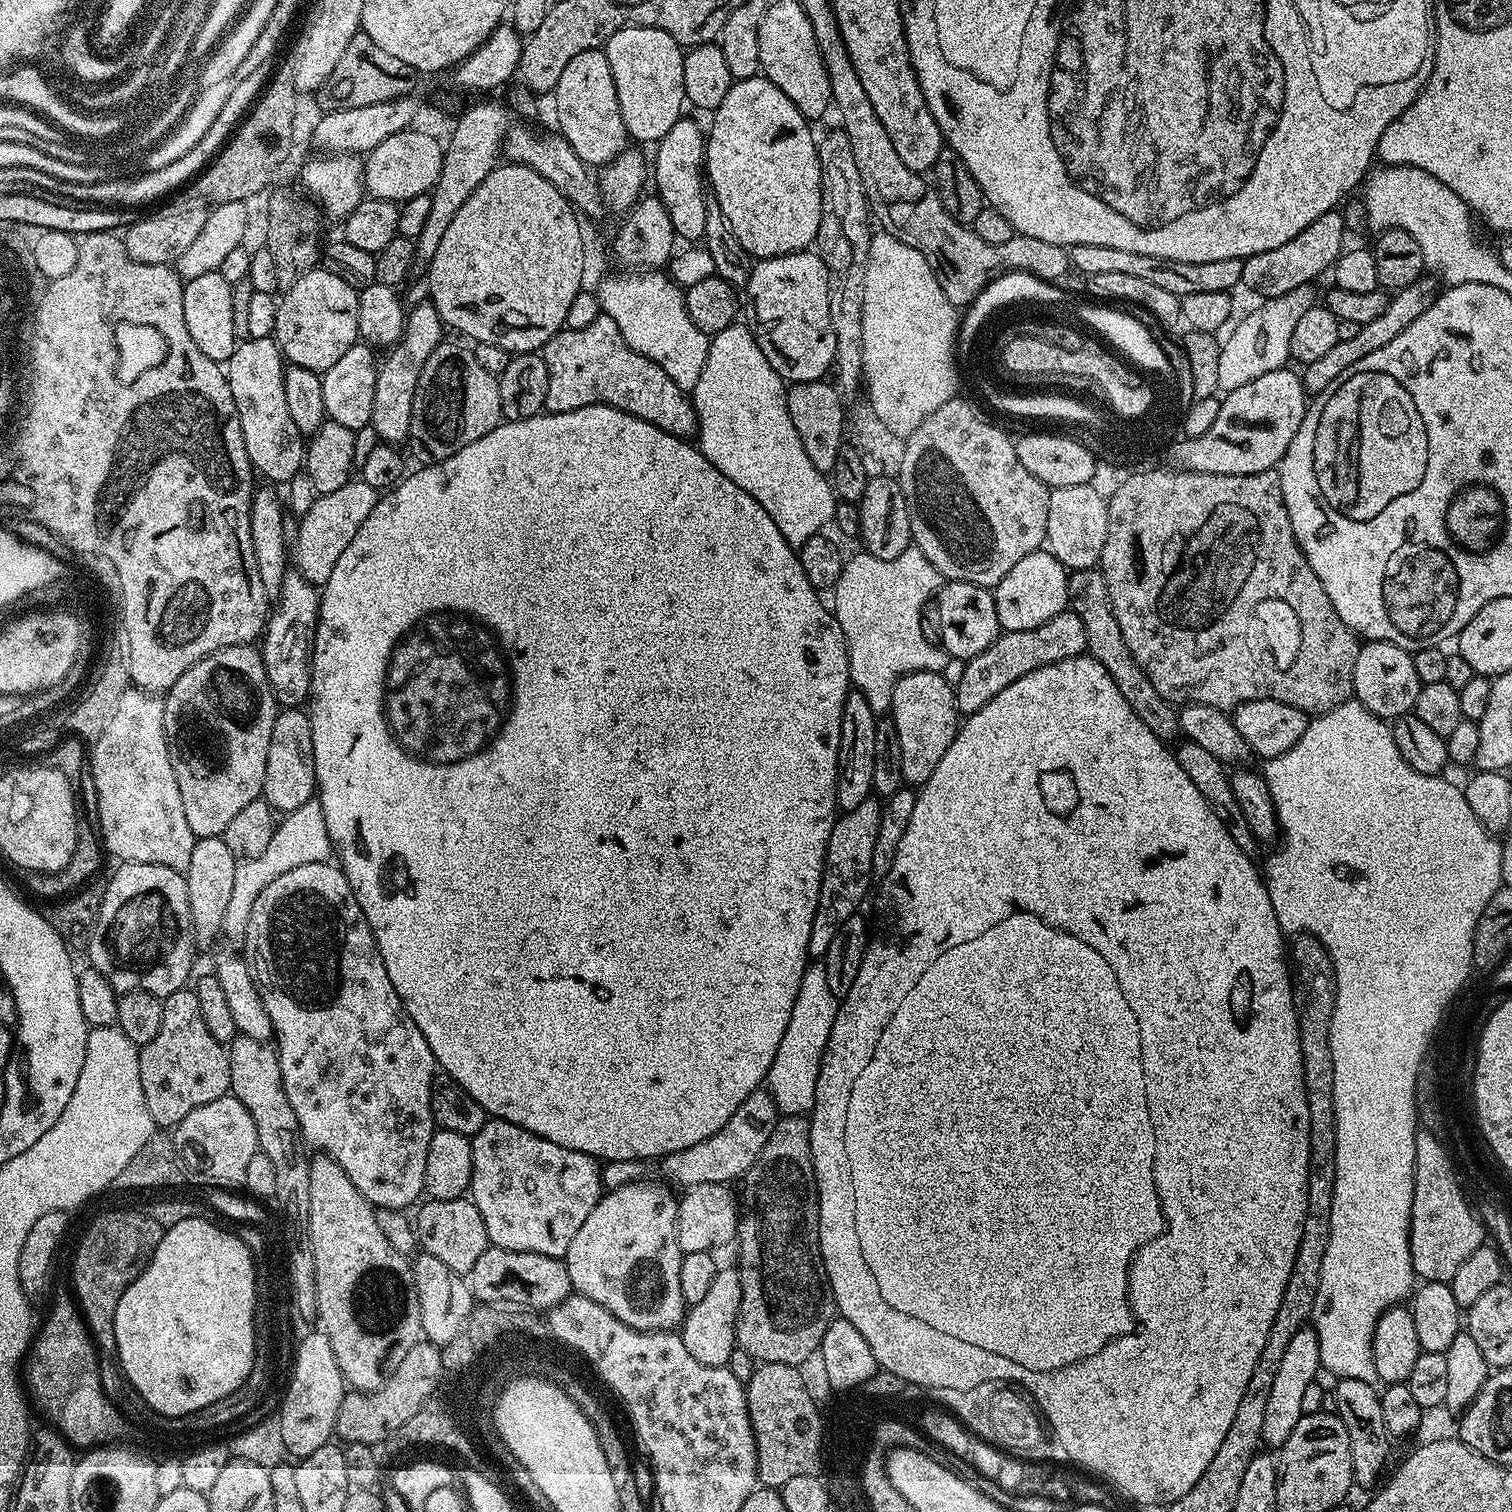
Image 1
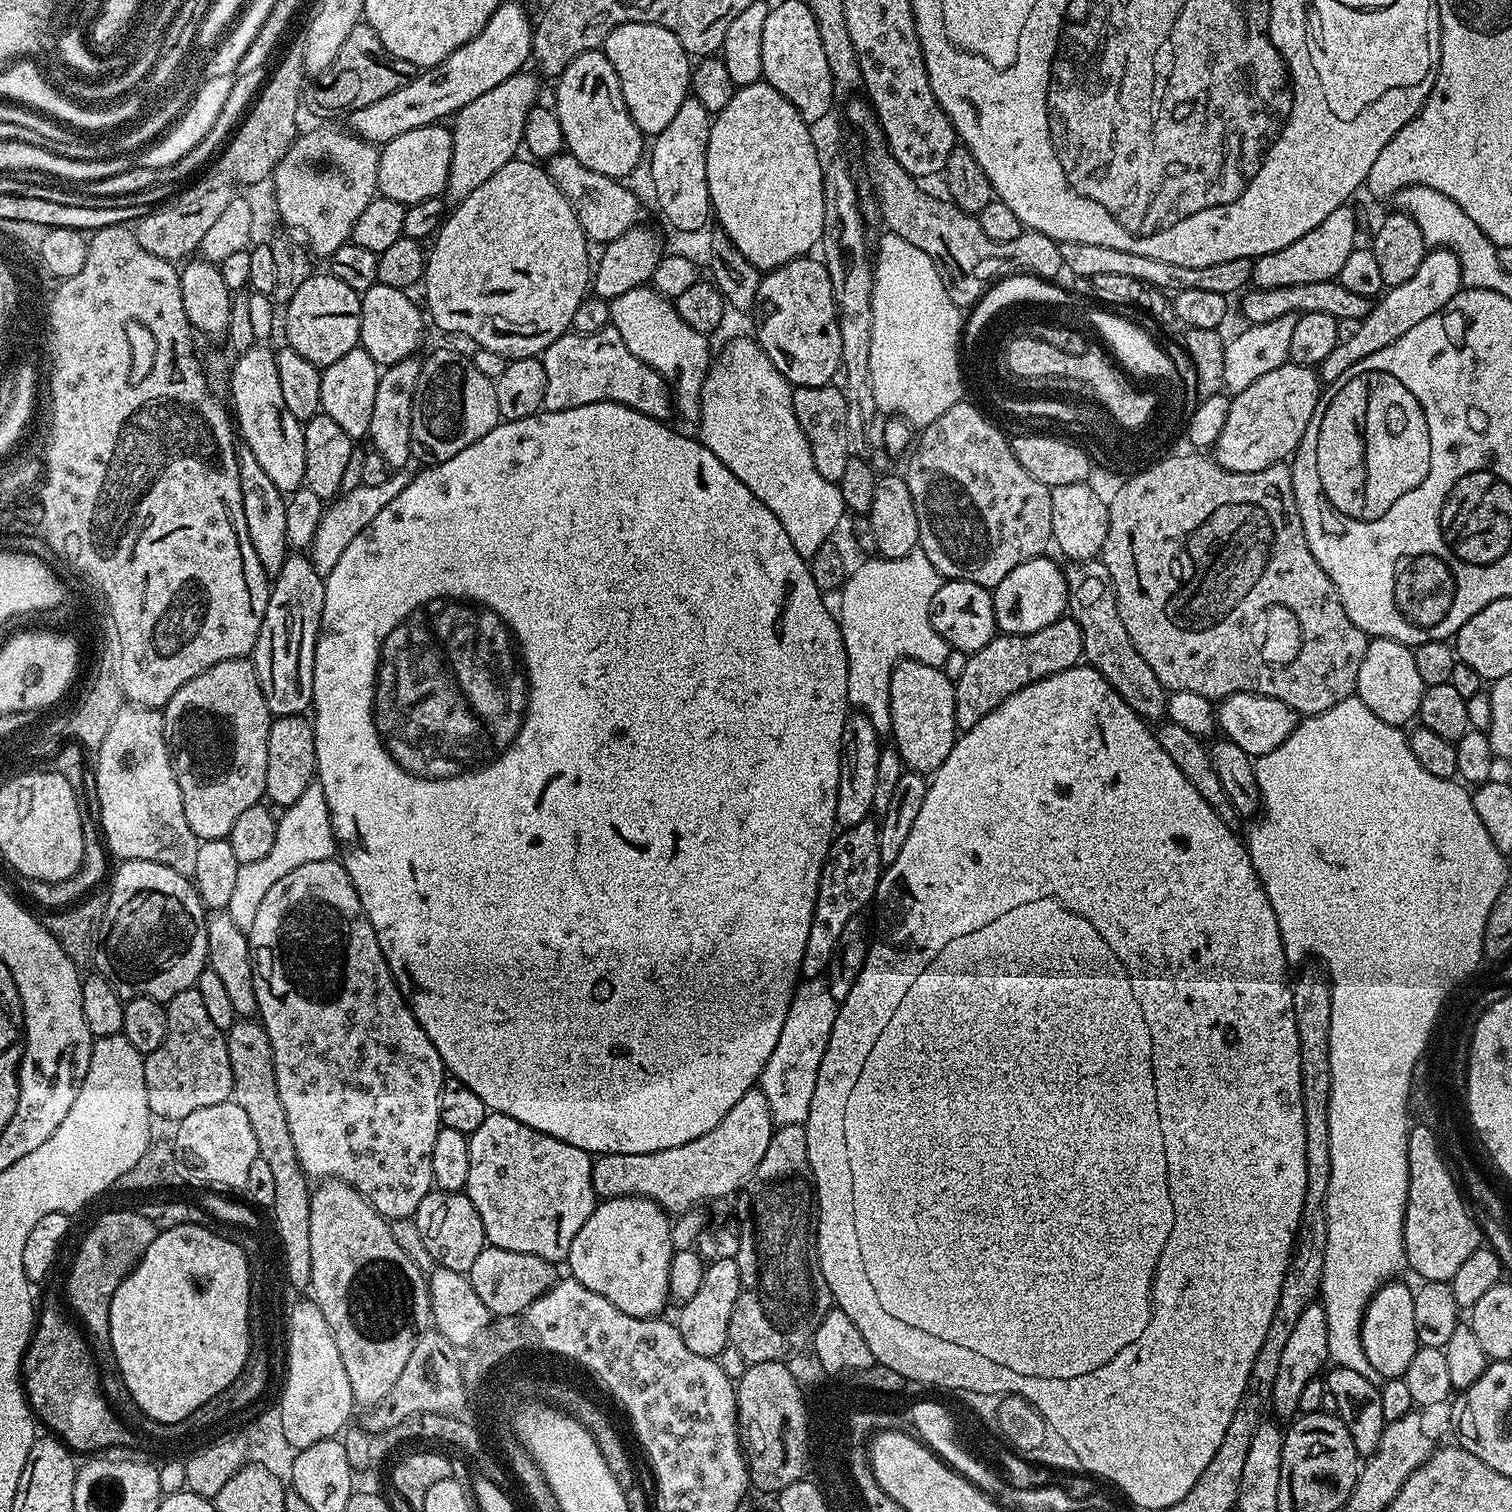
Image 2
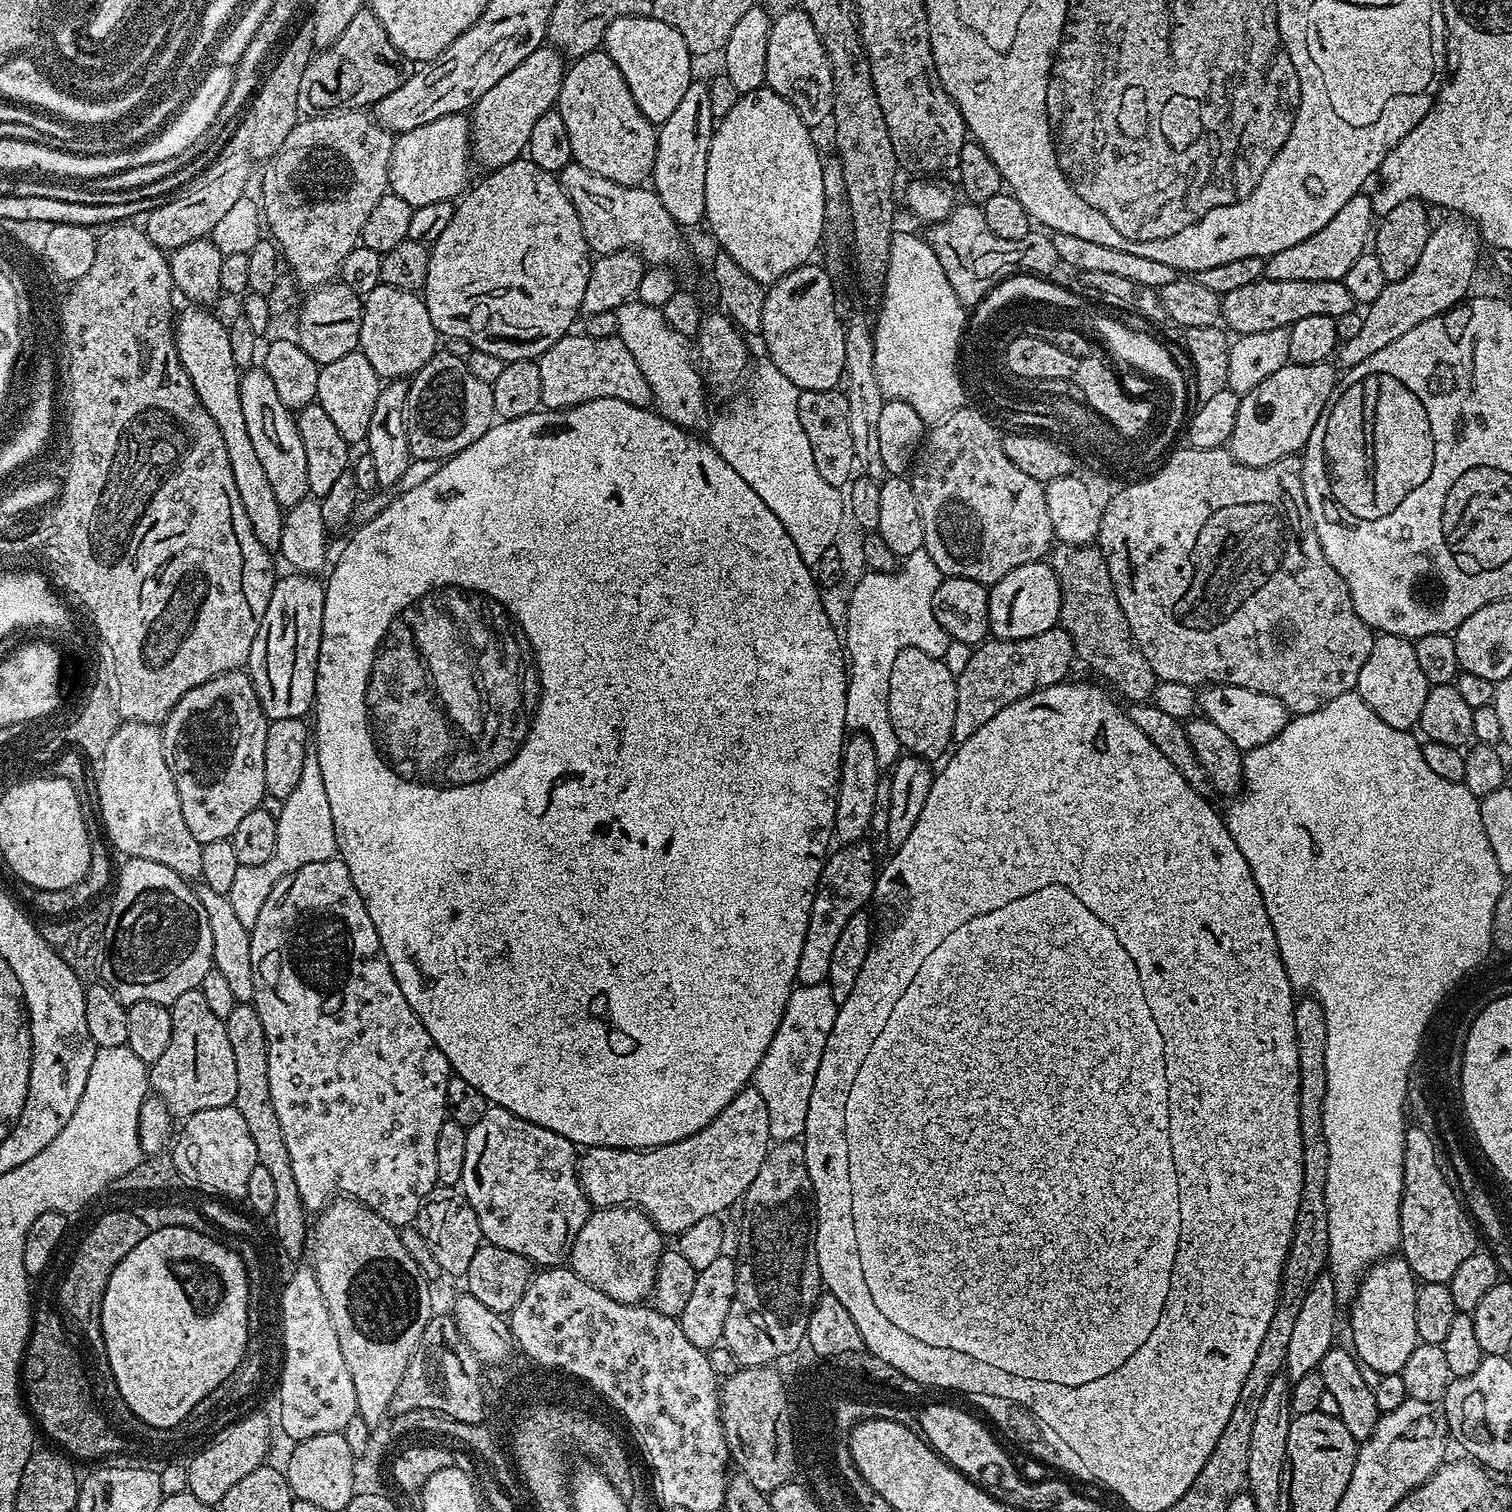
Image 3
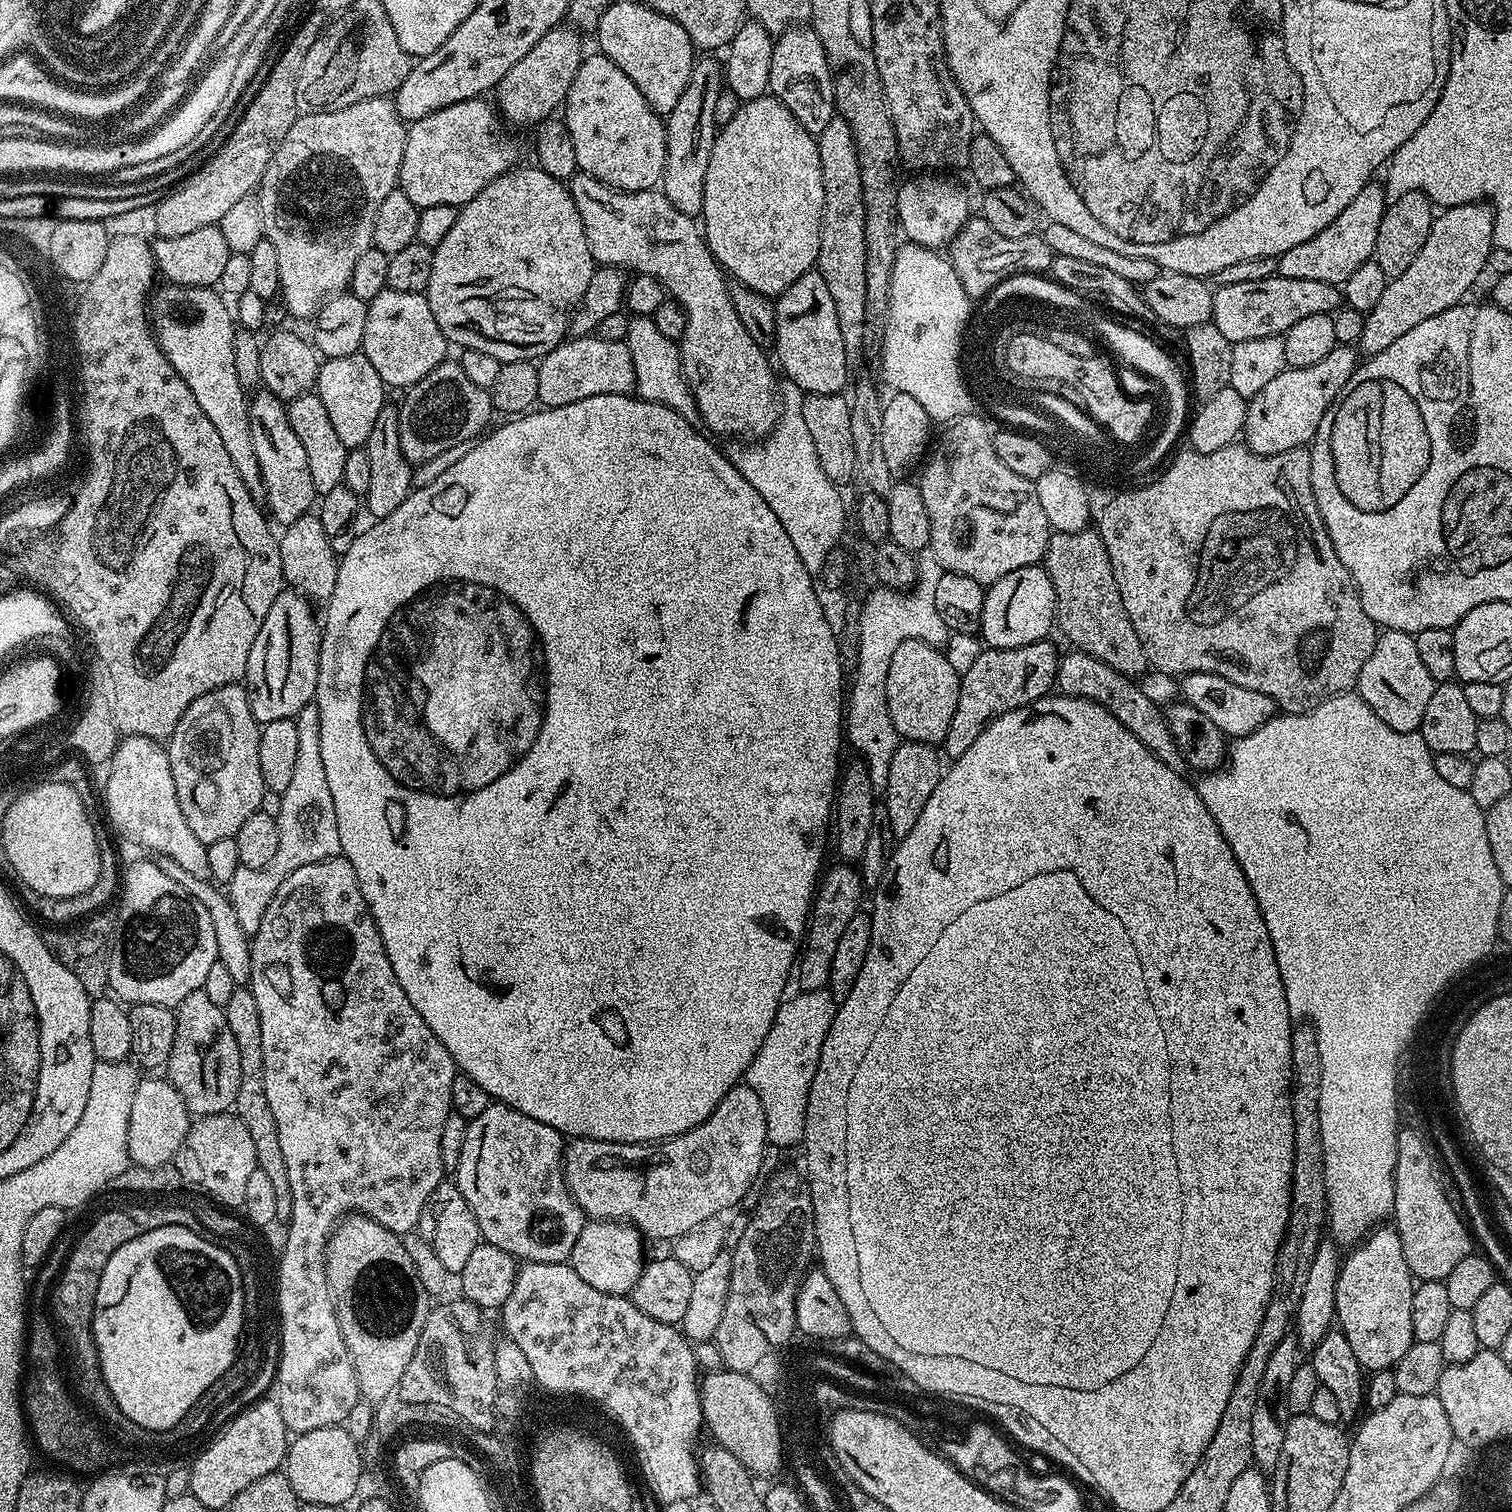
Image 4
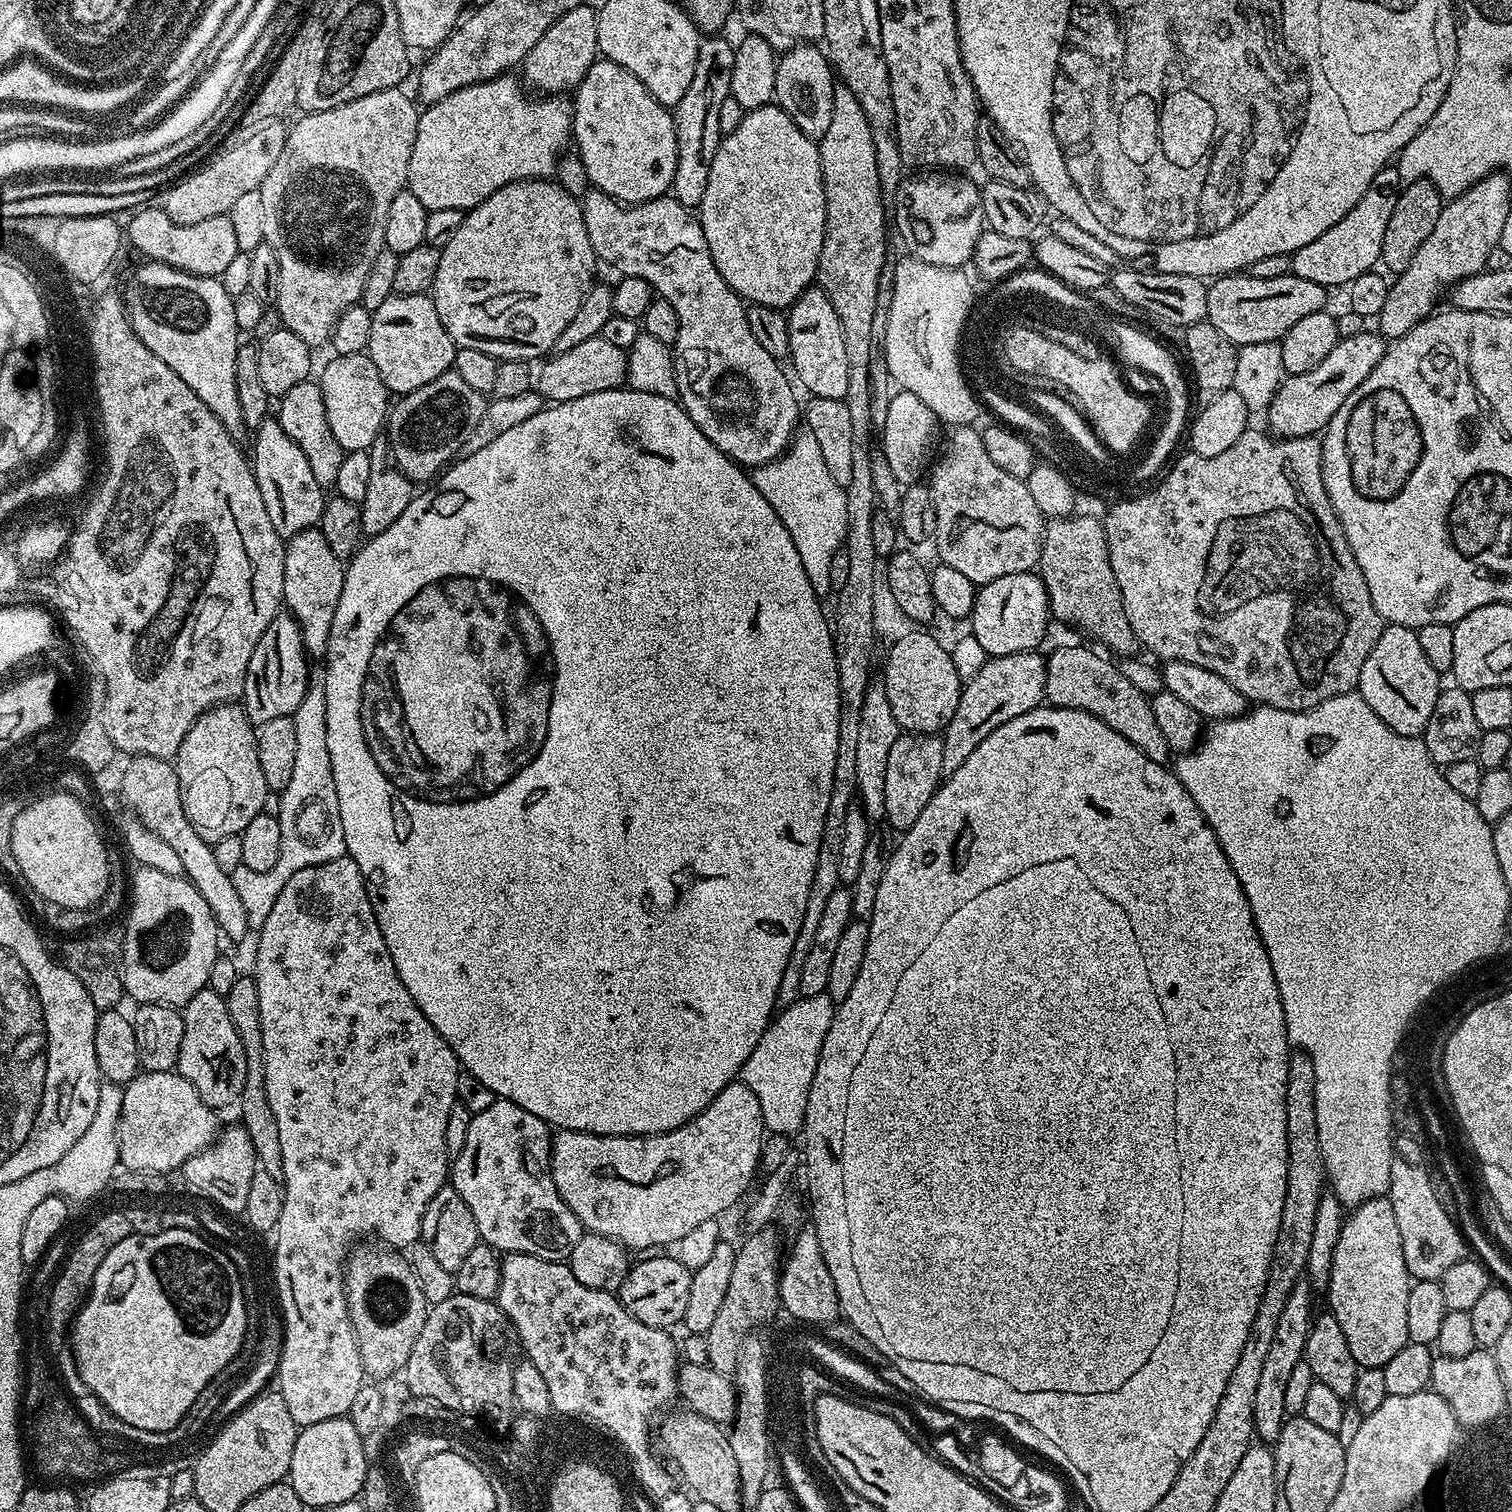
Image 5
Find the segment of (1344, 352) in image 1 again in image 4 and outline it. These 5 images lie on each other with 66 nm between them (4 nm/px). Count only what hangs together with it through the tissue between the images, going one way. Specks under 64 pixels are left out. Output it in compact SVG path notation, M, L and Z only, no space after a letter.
M1477 202L1443 209L1433 219L1430 238L1426 238L1426 246L1418 250L1418 258L1410 262L1404 273L1389 279L1382 298L1374 305L1374 310L1365 315L1358 345L1361 353L1373 356L1386 350L1386 346L1402 338L1402 334L1414 330L1418 322L1426 322L1426 318L1434 318L1450 310L1467 297L1464 295L1475 286L1476 279L1485 274L1488 267L1494 247L1492 214L1487 203Z

